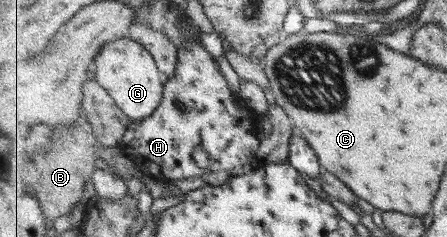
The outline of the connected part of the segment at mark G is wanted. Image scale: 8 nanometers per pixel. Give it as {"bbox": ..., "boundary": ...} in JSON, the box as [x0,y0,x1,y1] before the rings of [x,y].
{"bbox":[94,36,167,121],"boundary":[[[124,36],[107,43],[94,60],[94,66],[97,82],[132,121],[148,118],[161,106],[167,76],[160,71],[149,48],[138,40]]]}

